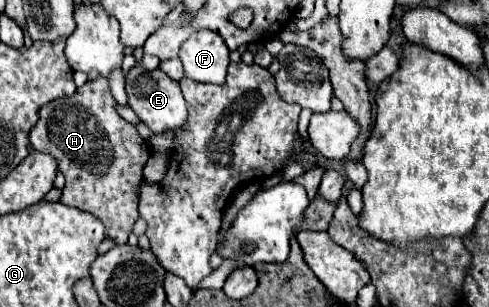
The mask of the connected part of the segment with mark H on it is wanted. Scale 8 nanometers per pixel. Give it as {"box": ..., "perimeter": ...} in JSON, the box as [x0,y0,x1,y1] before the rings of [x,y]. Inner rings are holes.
{"box":[30,77,150,245],"perimeter":[[[98,77],[78,87],[72,97],[44,105],[38,123],[30,131],[30,143],[34,149],[52,153],[60,161],[60,171],[66,177],[60,203],[90,211],[104,223],[106,237],[112,237],[116,245],[126,243],[138,219],[142,169],[150,149],[136,127],[118,115],[108,81]],[[56,105],[68,107],[68,113],[60,115]]]}

